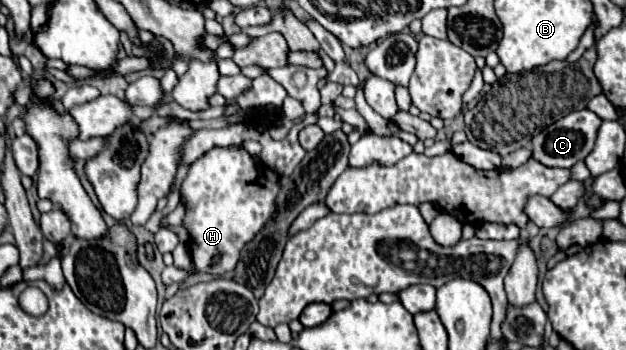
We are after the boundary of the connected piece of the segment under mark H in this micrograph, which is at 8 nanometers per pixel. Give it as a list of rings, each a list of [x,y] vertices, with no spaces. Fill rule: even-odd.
[[[238,144],[230,148],[212,148],[196,162],[192,162],[186,178],[180,184],[180,202],[186,208],[182,226],[188,230],[190,236],[188,248],[196,272],[210,272],[216,276],[232,272],[244,244],[248,244],[266,226],[266,220],[274,216],[274,204],[280,188],[280,176],[272,168],[256,162],[244,148],[238,148]]]

